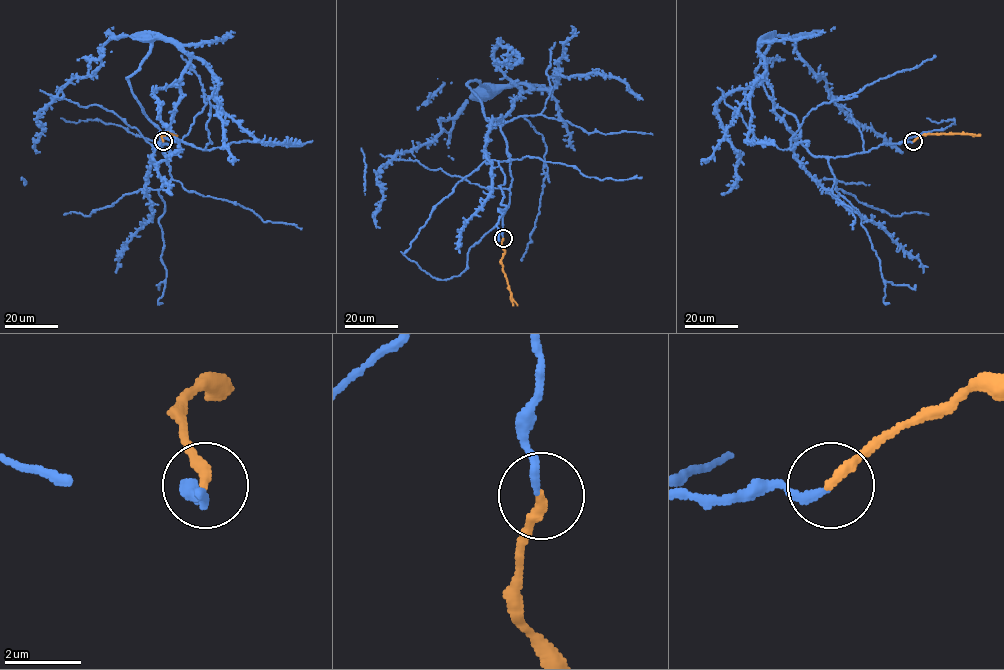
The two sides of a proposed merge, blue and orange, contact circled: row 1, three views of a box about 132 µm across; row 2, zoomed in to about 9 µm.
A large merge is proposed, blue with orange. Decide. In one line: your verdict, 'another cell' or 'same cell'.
same cell

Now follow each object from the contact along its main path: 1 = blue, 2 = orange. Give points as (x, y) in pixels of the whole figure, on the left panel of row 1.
1: (163, 141), (170, 157), (161, 139), (197, 58), (241, 127), (302, 145)
2: (163, 141), (165, 134), (161, 134), (177, 135)

